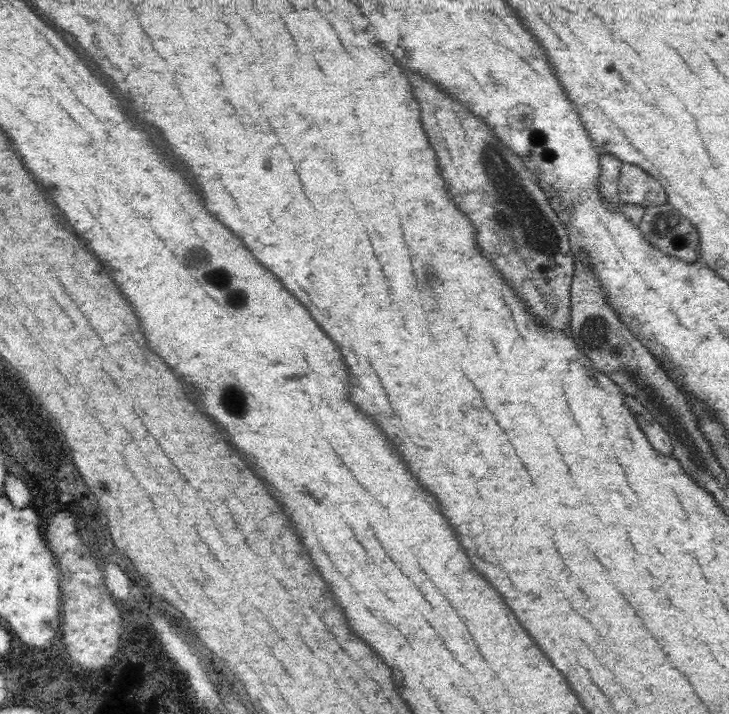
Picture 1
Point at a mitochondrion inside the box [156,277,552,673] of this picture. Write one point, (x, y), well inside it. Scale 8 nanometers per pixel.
(233, 401)

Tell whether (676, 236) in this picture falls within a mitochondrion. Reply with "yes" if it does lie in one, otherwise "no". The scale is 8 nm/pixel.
yes

